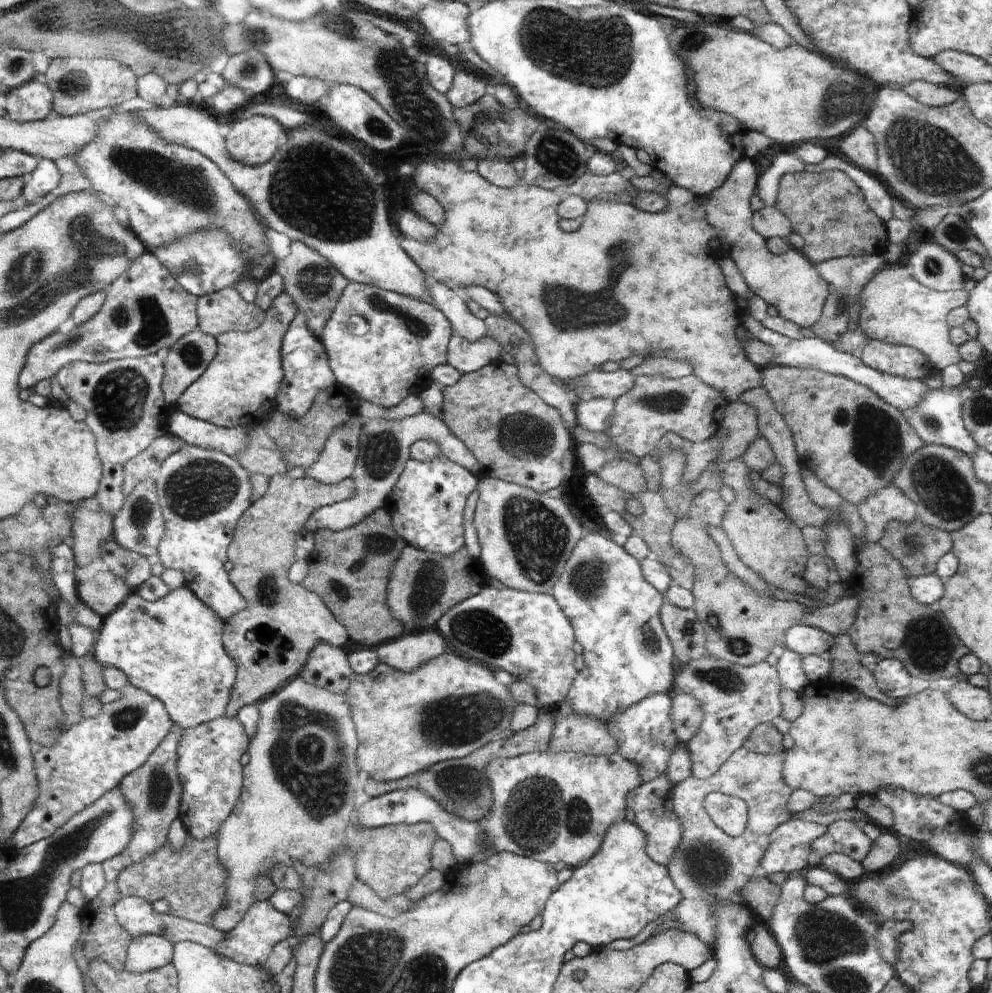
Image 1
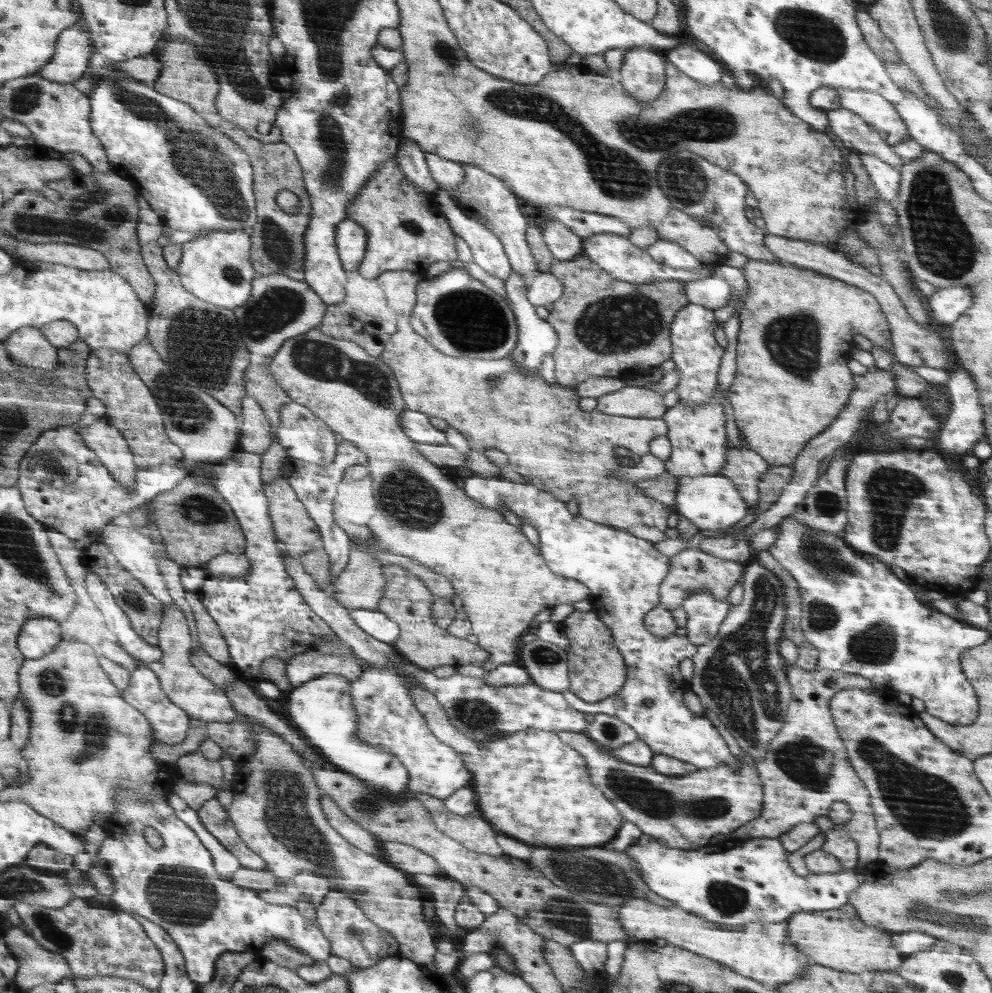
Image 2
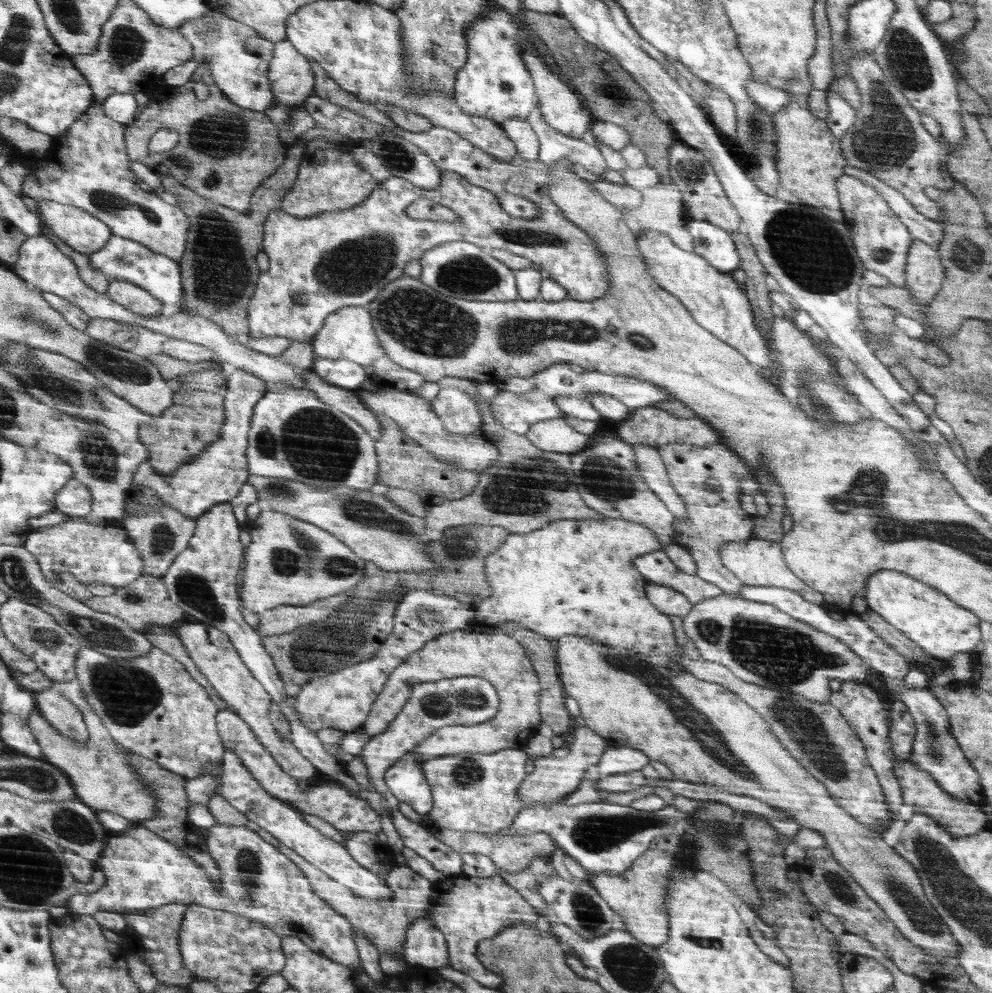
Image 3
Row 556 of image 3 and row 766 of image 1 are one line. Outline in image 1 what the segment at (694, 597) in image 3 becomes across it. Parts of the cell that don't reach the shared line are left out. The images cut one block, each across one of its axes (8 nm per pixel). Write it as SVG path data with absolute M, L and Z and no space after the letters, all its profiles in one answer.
M651 694L644 701L625 709L612 724L606 725L609 733L619 740L618 752L641 768L643 783L654 781L668 772L669 759L680 744L671 717L672 708L672 696Z

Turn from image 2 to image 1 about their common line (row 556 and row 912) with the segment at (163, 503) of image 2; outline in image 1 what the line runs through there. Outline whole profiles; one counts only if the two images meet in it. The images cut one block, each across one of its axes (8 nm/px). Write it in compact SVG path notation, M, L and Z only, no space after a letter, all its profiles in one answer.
M191 834L186 846L176 850L168 842L154 856L131 866L120 877L119 885L126 897L144 897L150 902L165 899L169 902L172 914L204 924L213 924L216 913L229 905L229 870L219 855L219 834L198 840Z

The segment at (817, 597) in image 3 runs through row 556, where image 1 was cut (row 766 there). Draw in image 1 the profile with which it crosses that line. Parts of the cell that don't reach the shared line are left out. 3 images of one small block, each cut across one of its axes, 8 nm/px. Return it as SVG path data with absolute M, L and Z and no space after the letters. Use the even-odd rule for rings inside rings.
M740 748L718 773L706 781L690 776L680 785L674 786L674 809L682 823L682 838L666 867L679 887L683 900L674 909L672 918L680 922L680 930L695 934L712 949L717 944L717 907L725 903L744 904L740 892L754 874L759 874L760 863L771 844L771 834L778 826L792 819L826 826L834 821L854 821L860 827L871 822L869 816L856 807L826 812L806 809L791 813L787 809L788 799L794 790L782 778L783 762L786 761L788 751L783 748L763 755ZM712 793L732 795L747 804L747 825L739 837L728 835L713 822L705 806L706 798Z

